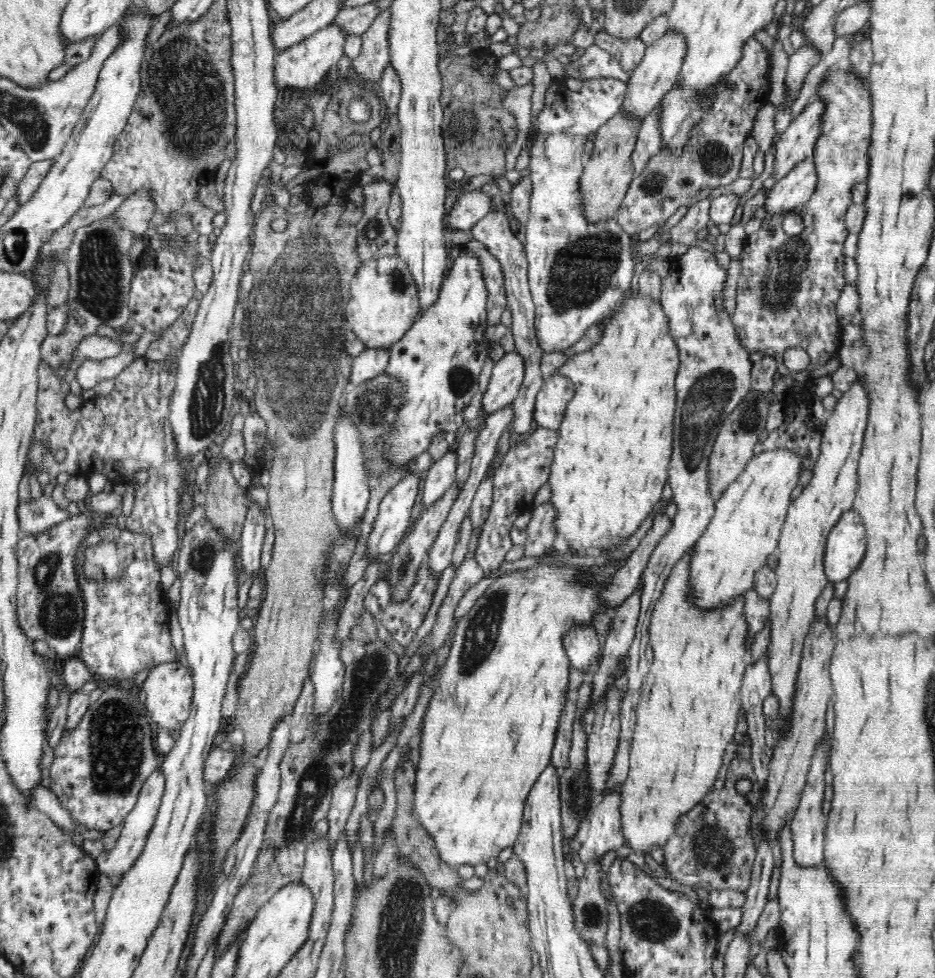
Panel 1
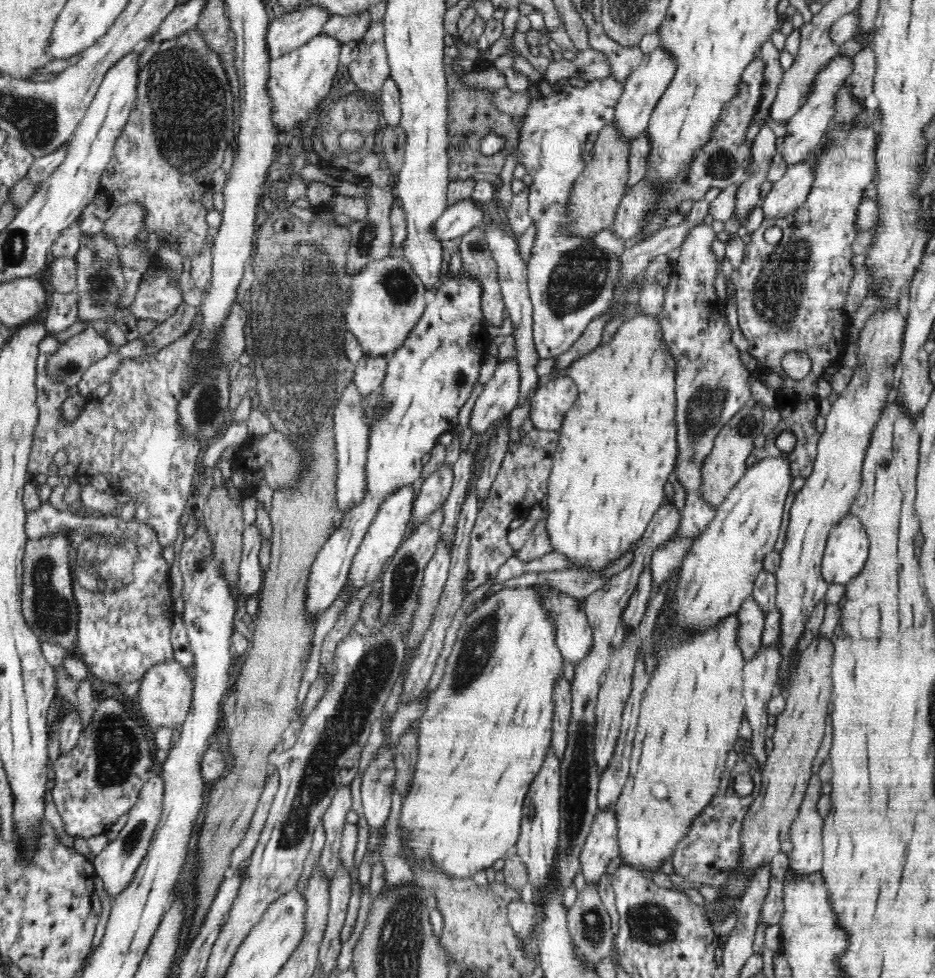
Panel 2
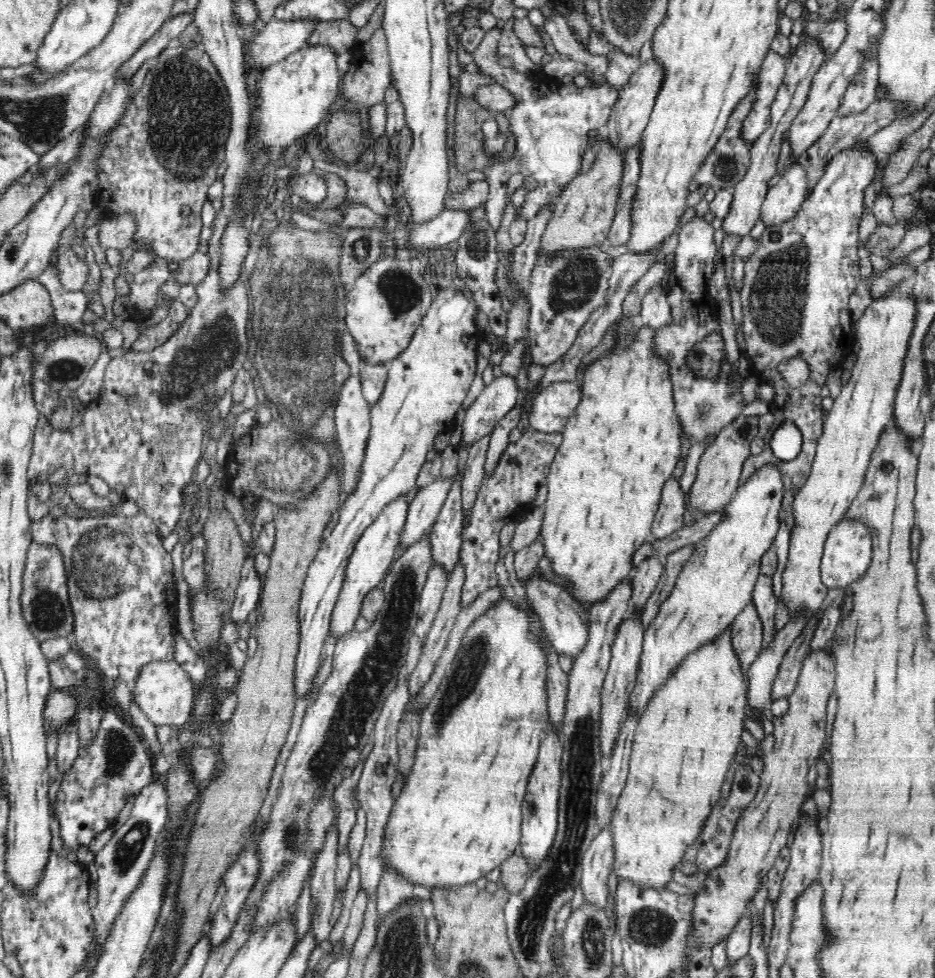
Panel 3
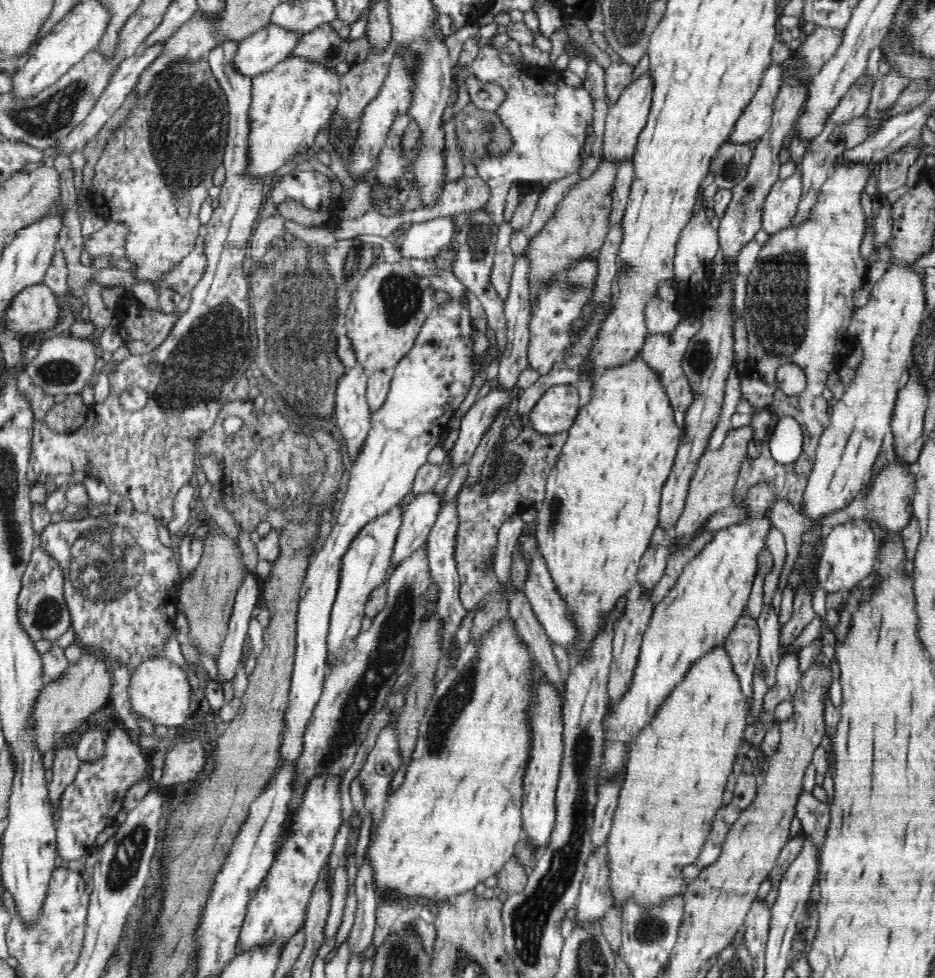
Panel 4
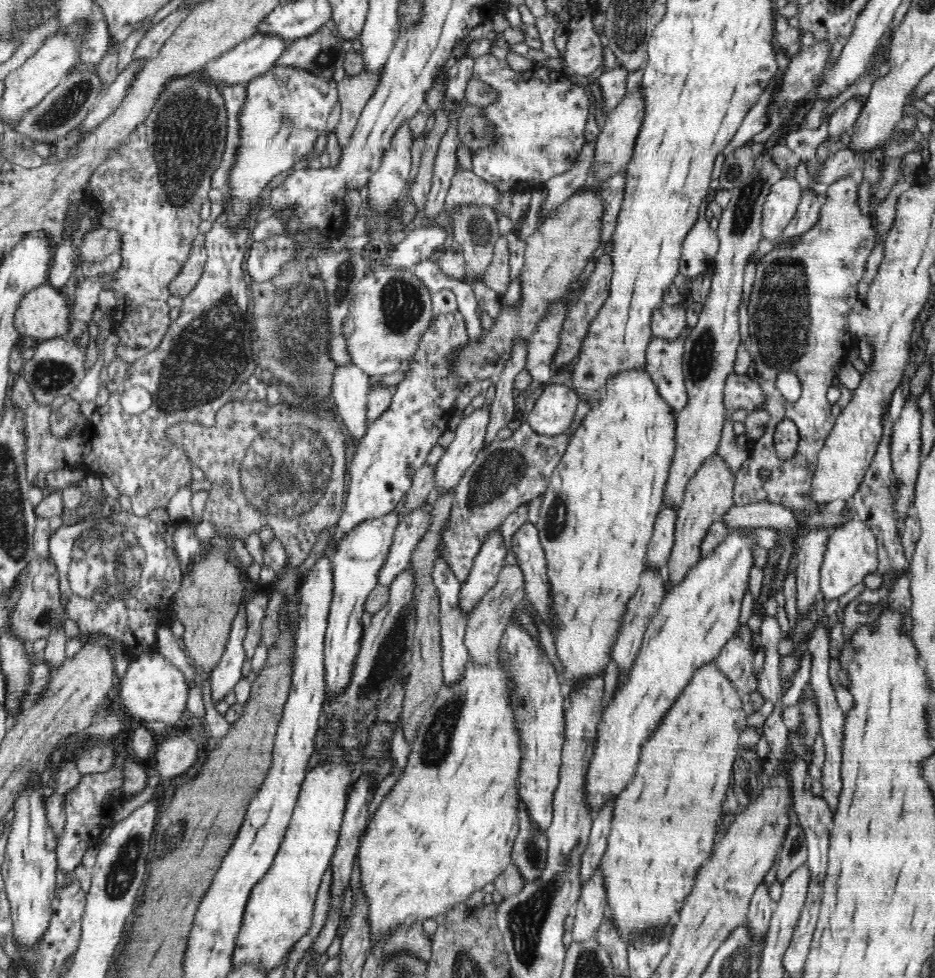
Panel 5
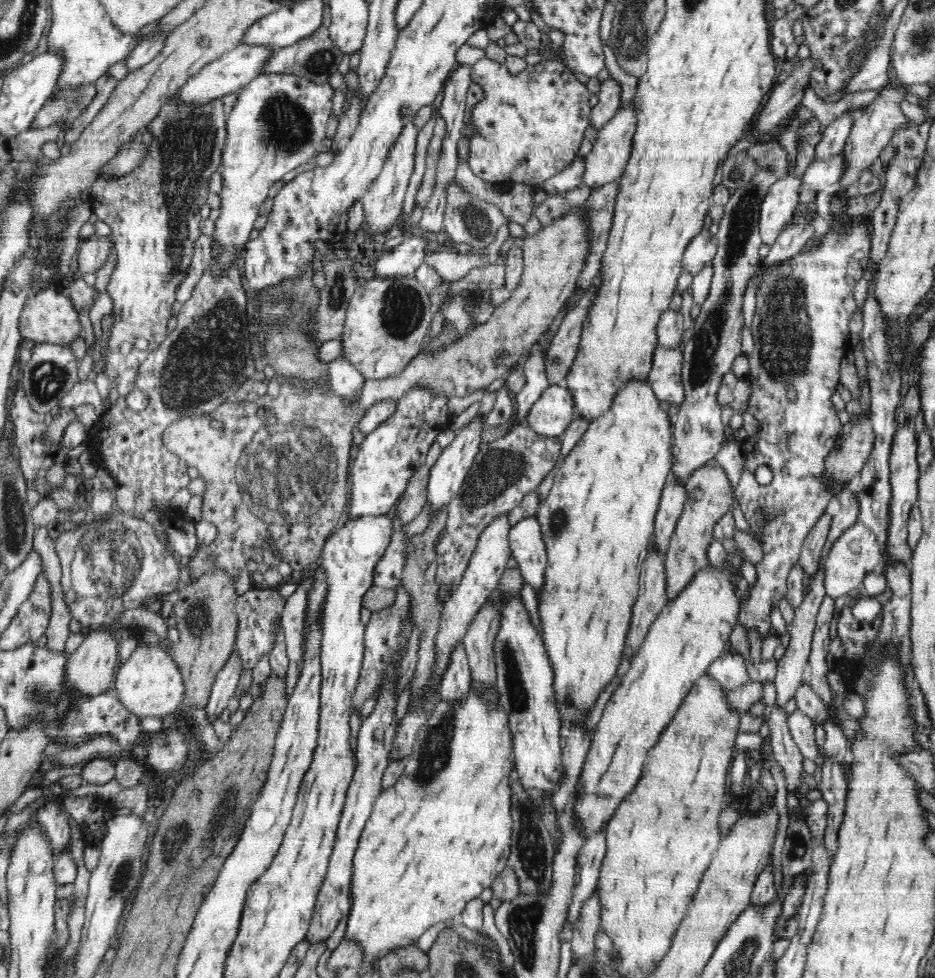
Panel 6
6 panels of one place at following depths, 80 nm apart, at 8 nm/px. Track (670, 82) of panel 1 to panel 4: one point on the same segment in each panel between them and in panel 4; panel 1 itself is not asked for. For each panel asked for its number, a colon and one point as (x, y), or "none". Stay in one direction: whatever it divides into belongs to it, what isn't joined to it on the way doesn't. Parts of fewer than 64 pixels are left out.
2: (643, 88)
3: (630, 114)
4: (627, 117)

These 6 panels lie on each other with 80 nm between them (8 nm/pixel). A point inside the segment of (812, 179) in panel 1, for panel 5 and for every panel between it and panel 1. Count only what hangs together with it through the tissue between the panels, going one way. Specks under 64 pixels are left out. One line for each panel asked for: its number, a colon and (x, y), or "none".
2: (786, 195)
3: (783, 200)
4: (781, 204)
5: (779, 207)

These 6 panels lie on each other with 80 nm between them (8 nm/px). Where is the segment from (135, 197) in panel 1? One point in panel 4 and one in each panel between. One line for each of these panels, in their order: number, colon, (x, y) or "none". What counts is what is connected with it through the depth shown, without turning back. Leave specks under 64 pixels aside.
2: (127, 221)
3: (117, 232)
4: (111, 238)

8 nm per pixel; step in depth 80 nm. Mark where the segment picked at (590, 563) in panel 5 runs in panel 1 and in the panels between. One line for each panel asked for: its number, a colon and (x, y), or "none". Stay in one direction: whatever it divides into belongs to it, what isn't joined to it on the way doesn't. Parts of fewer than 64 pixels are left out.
1: (610, 465)
2: (617, 445)
3: (620, 445)
4: (602, 501)

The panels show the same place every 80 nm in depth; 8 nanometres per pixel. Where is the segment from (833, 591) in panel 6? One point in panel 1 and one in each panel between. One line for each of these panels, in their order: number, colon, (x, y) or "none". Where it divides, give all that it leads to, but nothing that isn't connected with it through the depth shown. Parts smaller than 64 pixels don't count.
1: (845, 547)
2: (847, 548)
3: (847, 554)
4: (849, 554)
5: (850, 555)

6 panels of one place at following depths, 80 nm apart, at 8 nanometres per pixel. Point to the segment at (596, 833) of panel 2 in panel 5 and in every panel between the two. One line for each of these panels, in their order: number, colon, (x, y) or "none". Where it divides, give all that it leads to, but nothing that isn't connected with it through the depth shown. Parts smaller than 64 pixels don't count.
3: (598, 860)
4: (595, 898)
5: (590, 909)

